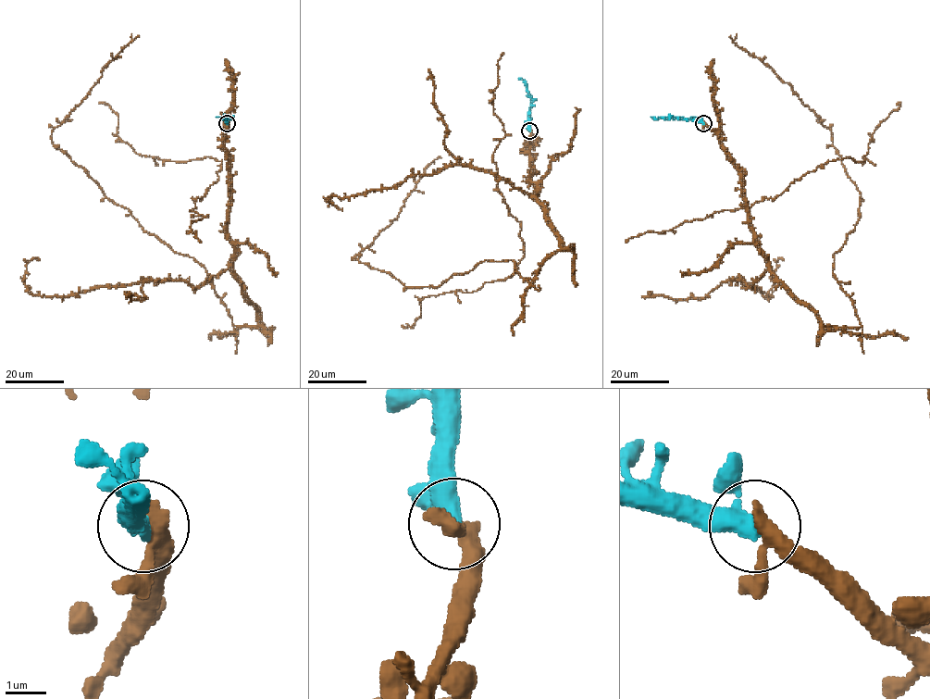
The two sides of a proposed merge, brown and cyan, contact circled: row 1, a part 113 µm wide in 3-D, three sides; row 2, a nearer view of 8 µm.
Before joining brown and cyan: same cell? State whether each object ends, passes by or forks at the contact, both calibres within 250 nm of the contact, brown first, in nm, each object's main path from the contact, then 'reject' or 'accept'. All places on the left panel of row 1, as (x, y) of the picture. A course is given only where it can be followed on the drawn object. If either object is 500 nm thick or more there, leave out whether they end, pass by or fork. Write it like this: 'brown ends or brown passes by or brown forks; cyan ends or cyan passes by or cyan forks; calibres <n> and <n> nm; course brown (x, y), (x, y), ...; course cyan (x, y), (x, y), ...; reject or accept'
brown passes by; cyan passes by; calibres 320 and 360 nm; course brown (228, 122), (232, 274), (257, 323), (231, 332), (206, 270), (146, 232), (51, 140), (139, 36); course cyan (228, 123), (228, 118), (216, 117); accept

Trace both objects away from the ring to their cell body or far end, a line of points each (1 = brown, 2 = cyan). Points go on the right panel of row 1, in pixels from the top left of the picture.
1: (702, 122), (737, 169), (773, 274), (822, 326), (861, 331), (833, 274), (861, 194), (831, 130), (731, 36)
2: (702, 123), (651, 117)

